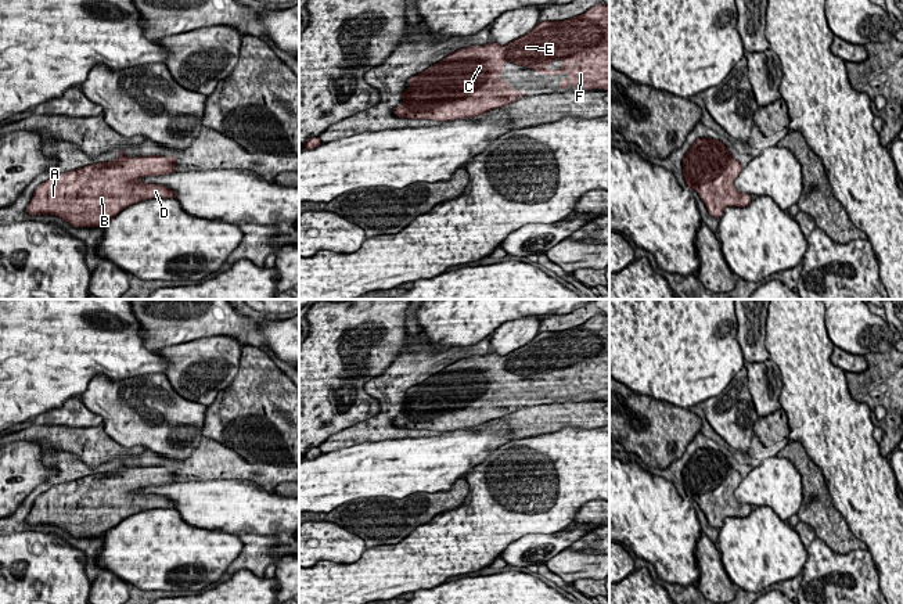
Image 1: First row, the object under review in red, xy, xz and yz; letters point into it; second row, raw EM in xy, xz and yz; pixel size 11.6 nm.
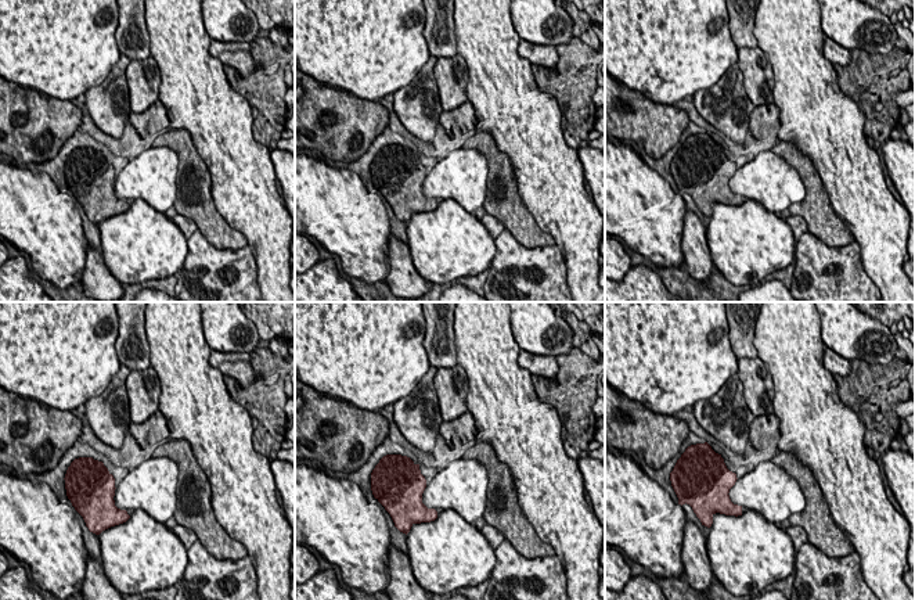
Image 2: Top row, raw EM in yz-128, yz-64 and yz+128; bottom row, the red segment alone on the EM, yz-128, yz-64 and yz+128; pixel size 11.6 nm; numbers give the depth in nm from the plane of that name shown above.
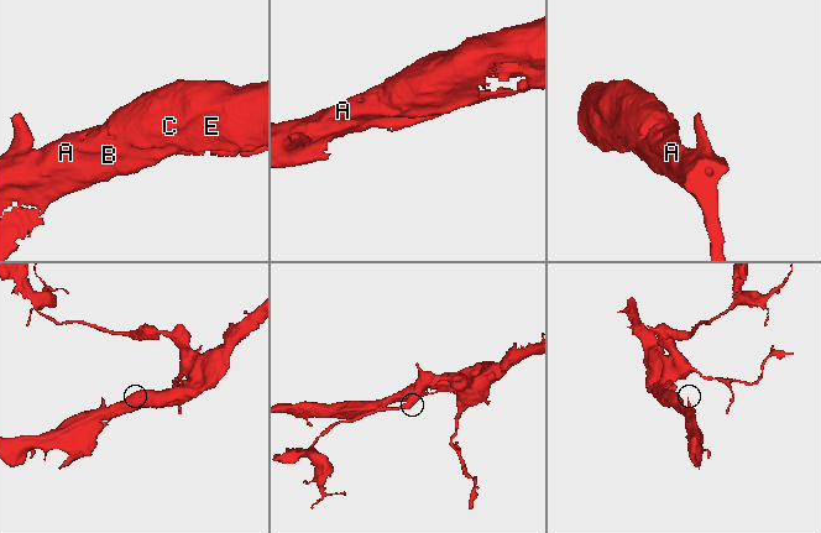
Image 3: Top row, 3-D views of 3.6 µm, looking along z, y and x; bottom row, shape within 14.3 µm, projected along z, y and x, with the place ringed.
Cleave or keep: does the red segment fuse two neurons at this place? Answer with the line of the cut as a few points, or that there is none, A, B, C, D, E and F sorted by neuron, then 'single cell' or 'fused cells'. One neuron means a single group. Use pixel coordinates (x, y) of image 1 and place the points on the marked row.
cut none; groups A B C D E F; single cell

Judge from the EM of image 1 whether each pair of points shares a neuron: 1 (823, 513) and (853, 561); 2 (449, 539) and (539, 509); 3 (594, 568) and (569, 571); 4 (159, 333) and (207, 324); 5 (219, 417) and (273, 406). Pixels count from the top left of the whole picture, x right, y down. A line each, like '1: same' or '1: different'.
1: different
2: same
3: same
4: same
5: same

